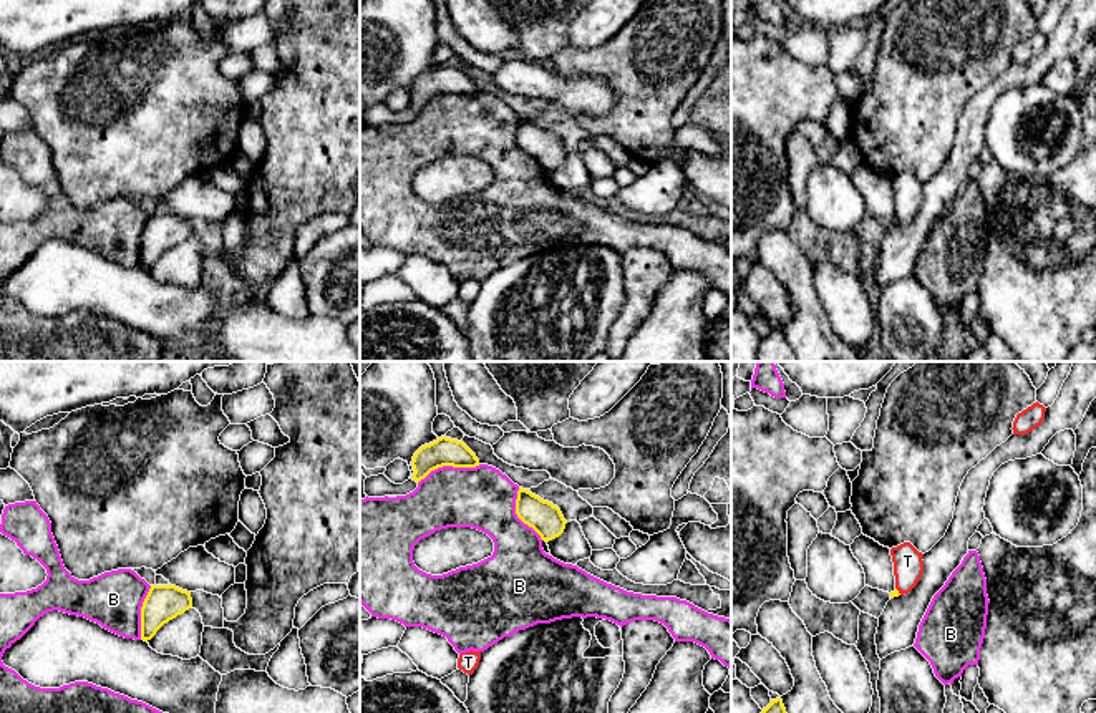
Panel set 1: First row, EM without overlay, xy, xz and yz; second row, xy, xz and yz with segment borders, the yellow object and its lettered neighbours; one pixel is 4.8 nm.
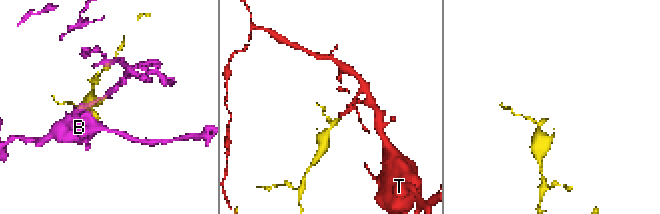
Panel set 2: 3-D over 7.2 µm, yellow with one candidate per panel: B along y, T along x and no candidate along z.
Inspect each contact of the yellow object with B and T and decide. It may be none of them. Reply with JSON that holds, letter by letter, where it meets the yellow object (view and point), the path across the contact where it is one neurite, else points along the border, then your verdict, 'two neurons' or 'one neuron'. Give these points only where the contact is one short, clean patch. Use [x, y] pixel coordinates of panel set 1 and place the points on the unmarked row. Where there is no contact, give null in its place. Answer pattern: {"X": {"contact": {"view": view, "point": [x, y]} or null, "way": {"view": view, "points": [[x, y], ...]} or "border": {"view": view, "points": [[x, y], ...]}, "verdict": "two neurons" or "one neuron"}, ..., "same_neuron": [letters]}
{"B": {"contact": {"view": "xz", "point": [448, 93]}, "verdict": "two neurons"}, "T": {"contact": {"view": "yz", "point": [897, 219]}, "way": {"view": "yz", "points": [[896, 221], [897, 219], [906, 209], [907, 189]]}, "verdict": "one neuron"}, "same_neuron": ["T"]}

